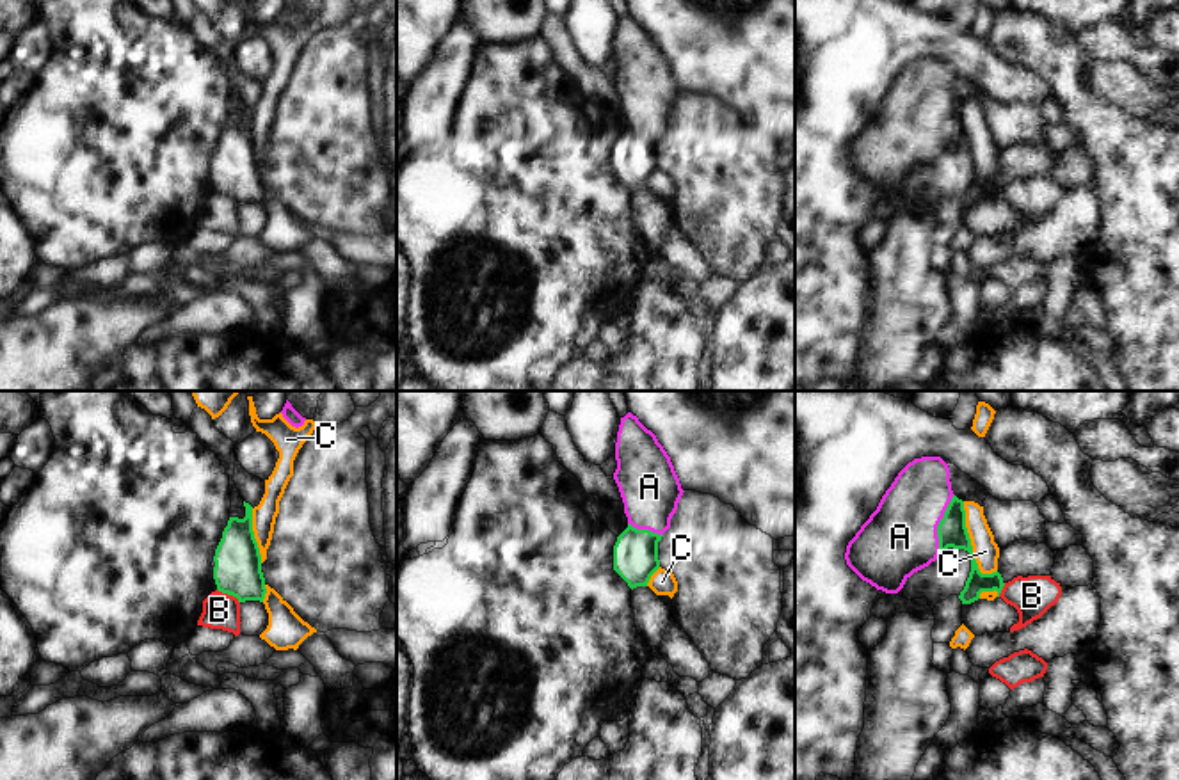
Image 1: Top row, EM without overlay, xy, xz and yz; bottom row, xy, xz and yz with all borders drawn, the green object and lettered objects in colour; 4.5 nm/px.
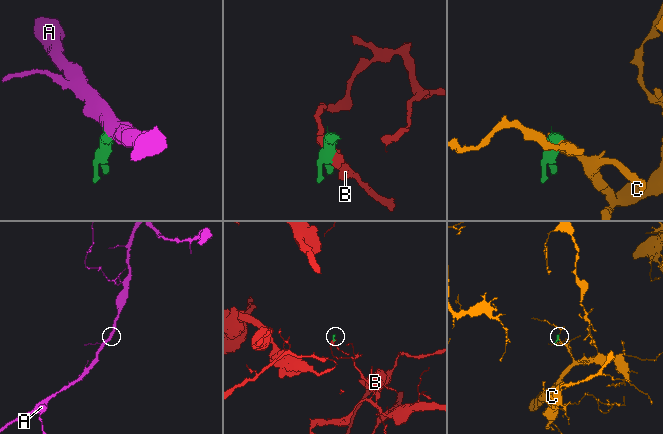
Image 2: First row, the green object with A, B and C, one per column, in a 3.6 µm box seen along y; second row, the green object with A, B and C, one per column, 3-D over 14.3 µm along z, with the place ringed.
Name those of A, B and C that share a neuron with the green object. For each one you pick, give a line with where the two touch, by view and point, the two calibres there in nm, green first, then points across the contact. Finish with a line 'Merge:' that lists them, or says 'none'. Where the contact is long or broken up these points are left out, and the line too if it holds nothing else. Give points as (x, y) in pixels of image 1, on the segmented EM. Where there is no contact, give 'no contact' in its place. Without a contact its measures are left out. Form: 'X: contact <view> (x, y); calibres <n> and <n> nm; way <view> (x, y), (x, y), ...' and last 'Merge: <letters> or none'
A: contact yz (939, 525); calibres 140 and 340 nm; way yz (952, 532), (939, 525), (914, 525), (900, 537)
Merge: A

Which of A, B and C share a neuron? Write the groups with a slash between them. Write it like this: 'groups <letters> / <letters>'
groups A / B / C

